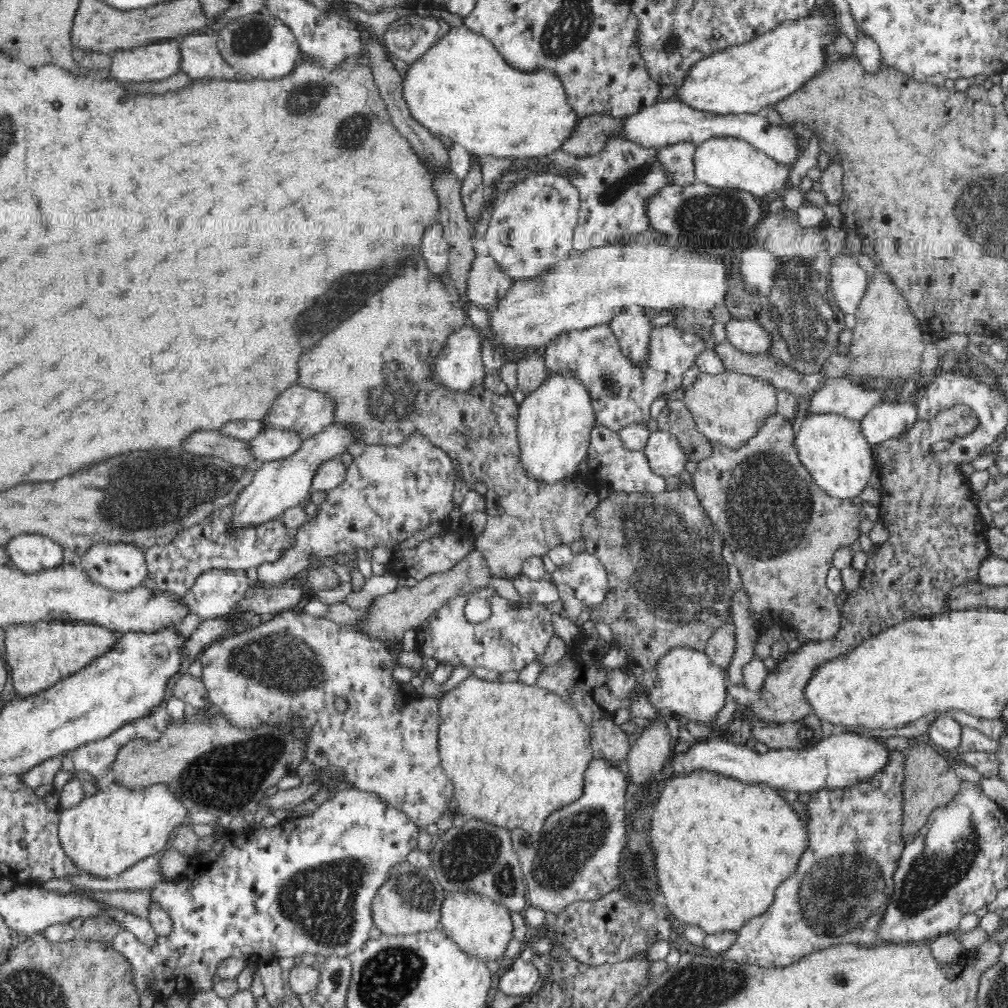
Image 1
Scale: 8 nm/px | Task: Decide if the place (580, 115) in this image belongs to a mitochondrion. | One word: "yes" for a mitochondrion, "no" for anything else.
no

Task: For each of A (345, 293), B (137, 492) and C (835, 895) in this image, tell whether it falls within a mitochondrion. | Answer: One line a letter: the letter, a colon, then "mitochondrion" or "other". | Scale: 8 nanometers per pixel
A: mitochondrion
B: mitochondrion
C: mitochondrion

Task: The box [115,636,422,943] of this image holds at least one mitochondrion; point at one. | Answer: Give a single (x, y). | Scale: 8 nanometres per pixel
(228, 776)

